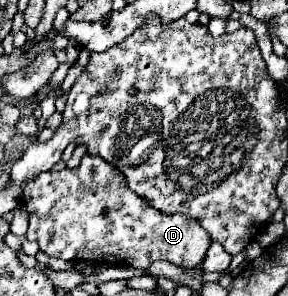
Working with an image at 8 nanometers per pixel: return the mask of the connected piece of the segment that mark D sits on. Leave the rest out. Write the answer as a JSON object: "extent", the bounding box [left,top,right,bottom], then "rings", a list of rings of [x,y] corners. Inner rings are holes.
{"extent":[20,155,212,267],"rings":[[[84,155],[76,169],[62,169],[62,171],[48,171],[40,173],[36,179],[28,181],[22,187],[20,195],[22,205],[28,211],[30,227],[26,233],[28,241],[38,241],[40,251],[50,257],[58,257],[64,261],[98,261],[98,263],[120,263],[130,267],[148,267],[152,261],[164,259],[178,267],[198,267],[202,265],[206,251],[212,243],[208,231],[196,223],[196,219],[188,215],[164,215],[156,211],[148,201],[140,199],[130,187],[126,185],[124,175],[110,165],[108,161],[92,155]]]}

